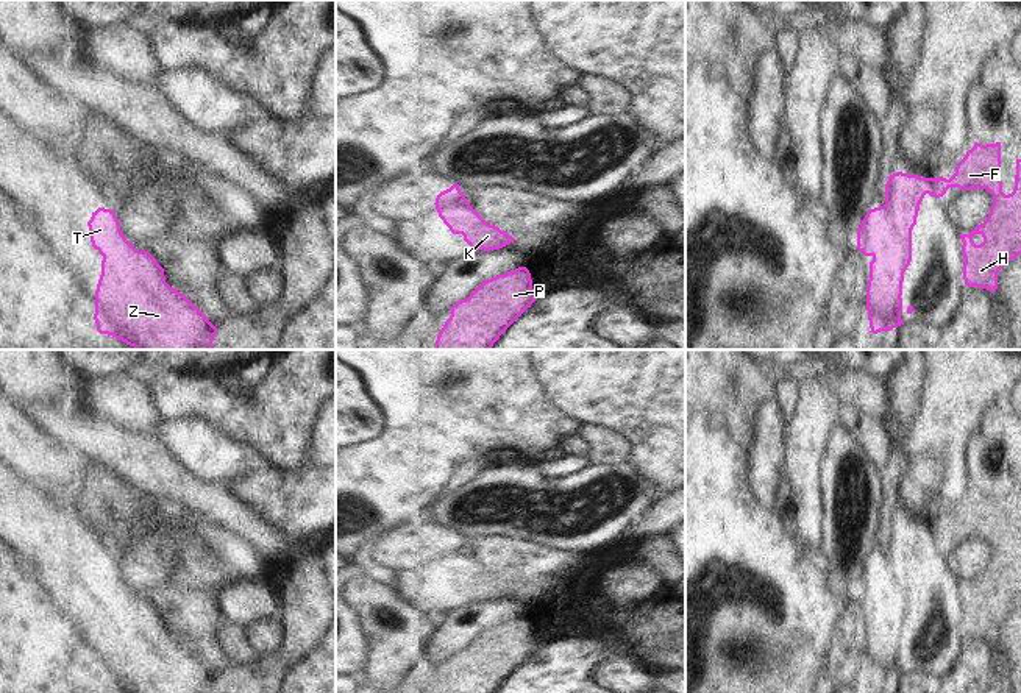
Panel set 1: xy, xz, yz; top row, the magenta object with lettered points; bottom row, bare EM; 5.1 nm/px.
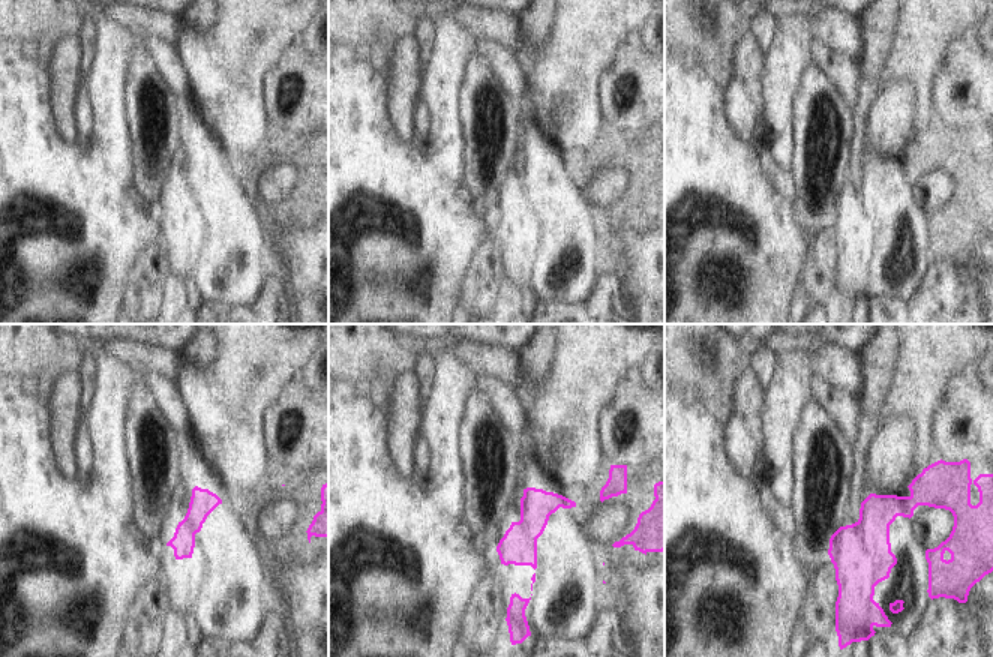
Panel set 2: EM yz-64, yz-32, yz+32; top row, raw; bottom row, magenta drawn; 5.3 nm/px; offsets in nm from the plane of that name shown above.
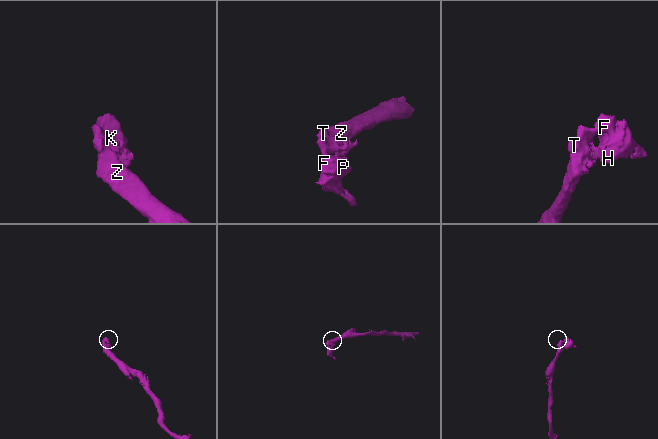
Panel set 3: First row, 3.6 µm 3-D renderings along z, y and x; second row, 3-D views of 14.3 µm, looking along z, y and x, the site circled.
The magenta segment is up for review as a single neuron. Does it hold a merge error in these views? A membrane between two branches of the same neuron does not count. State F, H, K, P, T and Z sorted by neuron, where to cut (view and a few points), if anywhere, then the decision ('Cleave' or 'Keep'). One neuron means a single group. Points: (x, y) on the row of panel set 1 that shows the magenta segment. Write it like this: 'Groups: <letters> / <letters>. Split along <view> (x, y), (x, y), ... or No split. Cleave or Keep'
Groups: F H K P T Z. No split. Keep.

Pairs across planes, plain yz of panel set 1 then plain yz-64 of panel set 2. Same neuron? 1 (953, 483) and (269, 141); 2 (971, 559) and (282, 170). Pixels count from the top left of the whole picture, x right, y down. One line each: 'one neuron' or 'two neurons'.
1: one neuron
2: one neuron

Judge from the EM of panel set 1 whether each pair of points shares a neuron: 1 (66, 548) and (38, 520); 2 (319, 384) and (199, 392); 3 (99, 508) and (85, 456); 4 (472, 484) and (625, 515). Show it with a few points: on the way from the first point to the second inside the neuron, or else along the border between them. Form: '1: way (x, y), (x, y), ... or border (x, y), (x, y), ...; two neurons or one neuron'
1: way (60, 542), (44, 526); one neuron
2: way (289, 384), (263, 408), (228, 411); one neuron
3: way (86, 495), (85, 469); one neuron
4: way (509, 492), (530, 500), (540, 511), (587, 514); one neuron

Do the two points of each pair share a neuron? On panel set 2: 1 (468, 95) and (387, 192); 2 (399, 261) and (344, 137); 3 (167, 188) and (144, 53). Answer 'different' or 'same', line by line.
1: different
2: same
3: same

